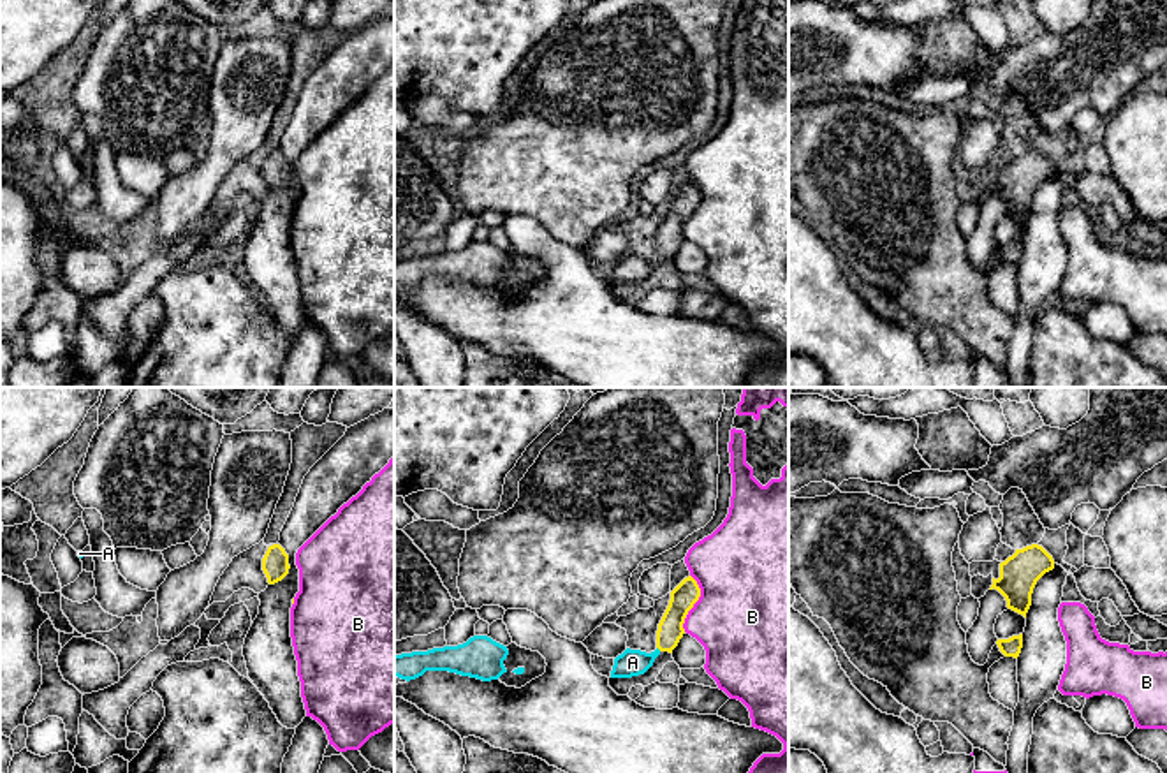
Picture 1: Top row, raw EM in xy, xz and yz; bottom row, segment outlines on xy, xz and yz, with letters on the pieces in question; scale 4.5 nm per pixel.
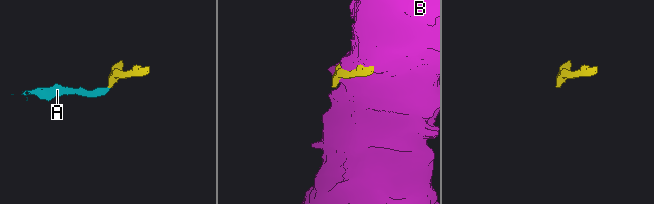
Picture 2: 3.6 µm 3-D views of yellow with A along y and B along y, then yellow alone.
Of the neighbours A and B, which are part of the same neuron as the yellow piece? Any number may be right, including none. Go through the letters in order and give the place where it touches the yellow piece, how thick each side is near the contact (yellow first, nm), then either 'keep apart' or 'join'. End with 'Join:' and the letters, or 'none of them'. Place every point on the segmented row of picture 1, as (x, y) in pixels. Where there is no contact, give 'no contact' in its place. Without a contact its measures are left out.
A: meets yellow in xz at (659, 648); 120 nm thick on the yellow side, 130 nm on the other; join
B: meets yellow in xz at (696, 601); 120 nm thick on the yellow side, 480 nm on the other; keep apart
Join: A

